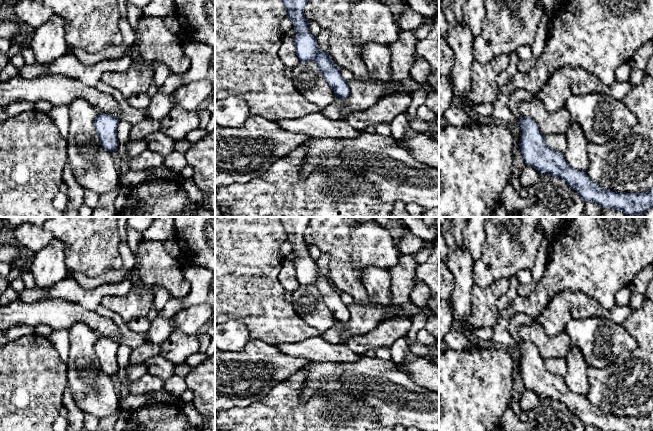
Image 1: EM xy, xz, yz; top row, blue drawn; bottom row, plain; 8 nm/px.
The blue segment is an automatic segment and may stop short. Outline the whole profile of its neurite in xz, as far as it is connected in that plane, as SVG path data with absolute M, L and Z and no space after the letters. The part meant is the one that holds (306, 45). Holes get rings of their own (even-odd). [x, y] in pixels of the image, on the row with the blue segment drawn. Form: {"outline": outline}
{"outline": "M282 0L287 17L292 21L296 31L294 45L296 55L300 62L314 61L319 67L323 77L333 89L336 98L345 99L350 95L348 82L341 76L340 67L337 66L327 51L318 49L317 39L309 31L310 22L304 17L304 7L309 0Z"}

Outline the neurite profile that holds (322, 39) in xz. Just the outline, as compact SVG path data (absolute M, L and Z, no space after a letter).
M321 29L319 35L317 36L318 49L320 51L328 50L328 41L330 38L330 32L328 30Z

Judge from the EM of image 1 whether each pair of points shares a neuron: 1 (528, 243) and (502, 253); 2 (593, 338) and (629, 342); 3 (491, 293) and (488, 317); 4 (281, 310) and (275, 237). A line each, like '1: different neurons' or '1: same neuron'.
1: same neuron
2: same neuron
3: same neuron
4: same neuron

